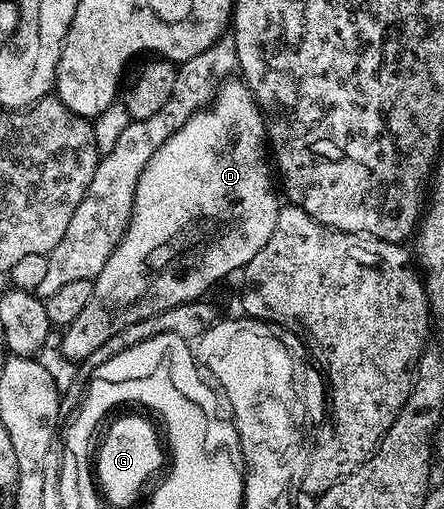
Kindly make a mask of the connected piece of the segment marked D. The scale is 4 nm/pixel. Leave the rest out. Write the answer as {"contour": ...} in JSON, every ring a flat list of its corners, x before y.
{"contour":[[237,77,222,83,208,106,196,111,174,135,167,137,167,141,163,141,163,145,159,145,159,149,151,157,151,161,147,161,133,194,133,212,129,227,119,241,119,245,111,253,111,257,107,257,107,265,103,265,103,269,93,280,93,299,87,301,83,313,79,313,79,317,75,317,75,321,71,321,71,325,64,328,62,335,65,336,61,339,61,351,67,358,83,361,87,357,91,357,91,353,95,353,95,349,99,349,99,345,111,341,111,337,115,337,115,333,123,333,123,329,127,329,127,325,135,325,135,321,143,321,147,317,155,317,161,311,175,309,175,305,198,302,202,297,208,296,205,294,220,279,227,278,232,271,240,272,244,269,251,261,251,257,255,257,255,253,259,253,259,249,263,249,263,245,267,245,267,241,271,241,271,233,275,233,275,221,279,221,283,203,279,198,278,188,277,191,273,188,275,171,271,166,271,151,267,146,267,120,261,114,261,109,252,92,249,91,248,84,240,78,235,78]]}

